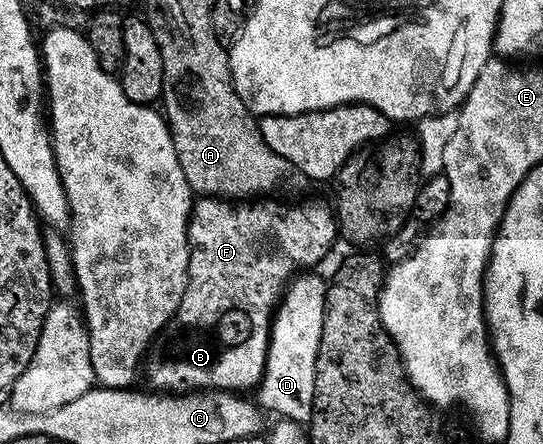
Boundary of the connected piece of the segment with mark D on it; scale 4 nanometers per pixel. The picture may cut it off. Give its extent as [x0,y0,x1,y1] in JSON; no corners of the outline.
[255,273,327,424]

